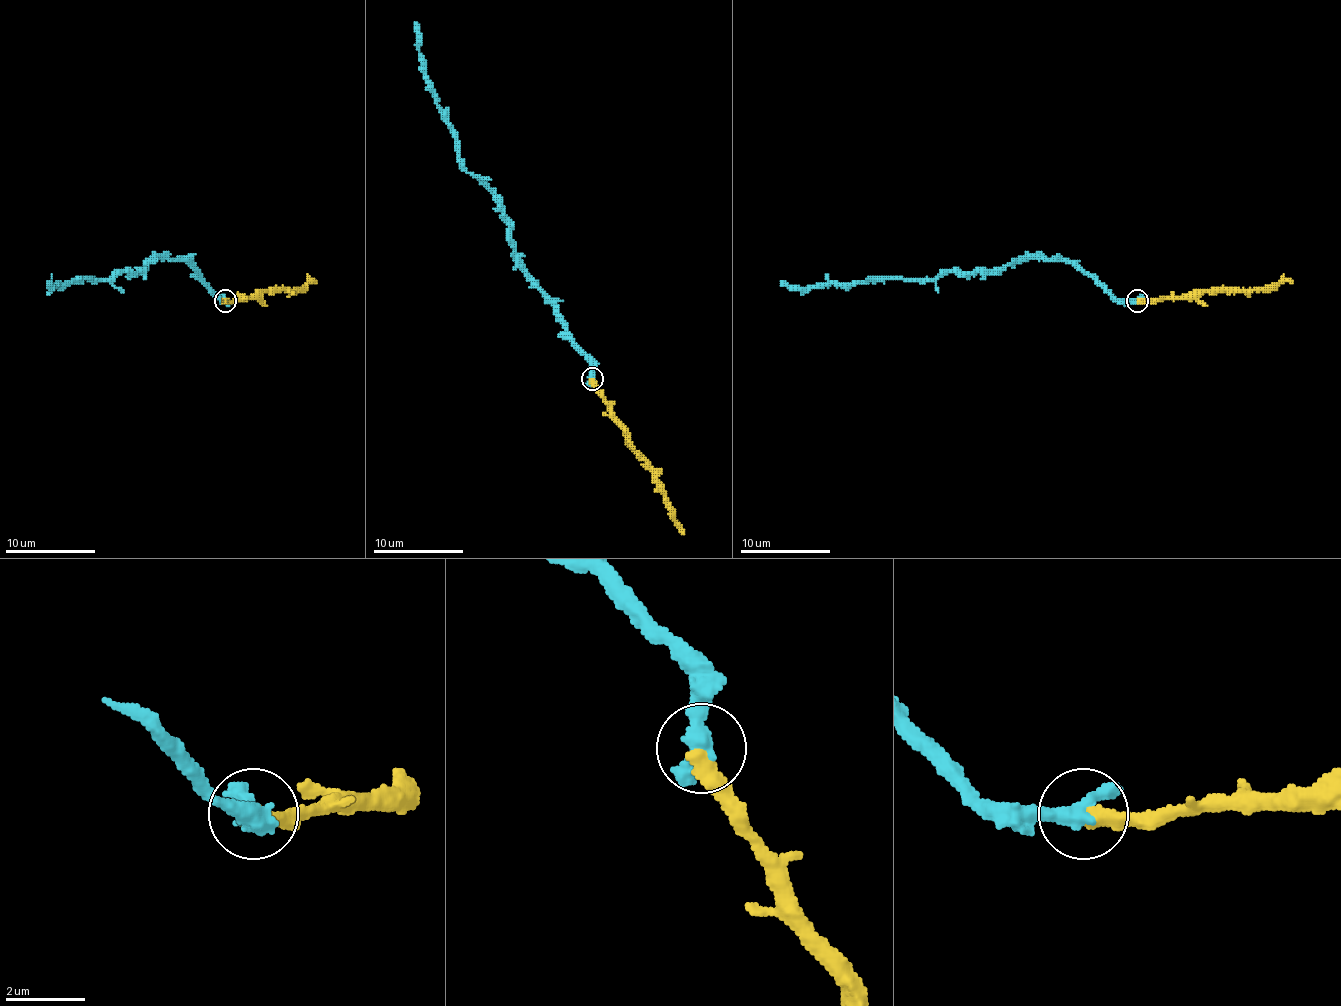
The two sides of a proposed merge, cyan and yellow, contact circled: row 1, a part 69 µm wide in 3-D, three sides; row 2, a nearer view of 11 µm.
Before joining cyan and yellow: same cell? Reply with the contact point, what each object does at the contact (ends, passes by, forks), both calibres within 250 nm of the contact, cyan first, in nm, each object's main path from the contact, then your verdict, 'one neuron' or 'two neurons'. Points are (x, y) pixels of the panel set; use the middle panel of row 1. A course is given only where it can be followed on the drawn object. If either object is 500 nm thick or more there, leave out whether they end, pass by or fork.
(592, 378) | cyan passes by | yellow ends | 360/440 nm | cyan via (592, 379), (589, 357), (527, 273), (502, 204), (464, 168), (457, 132), (437, 103), (414, 22) | yellow via (592, 379), (612, 419), (623, 431), (625, 442), (646, 462), (675, 525), (684, 534) | one neuron

